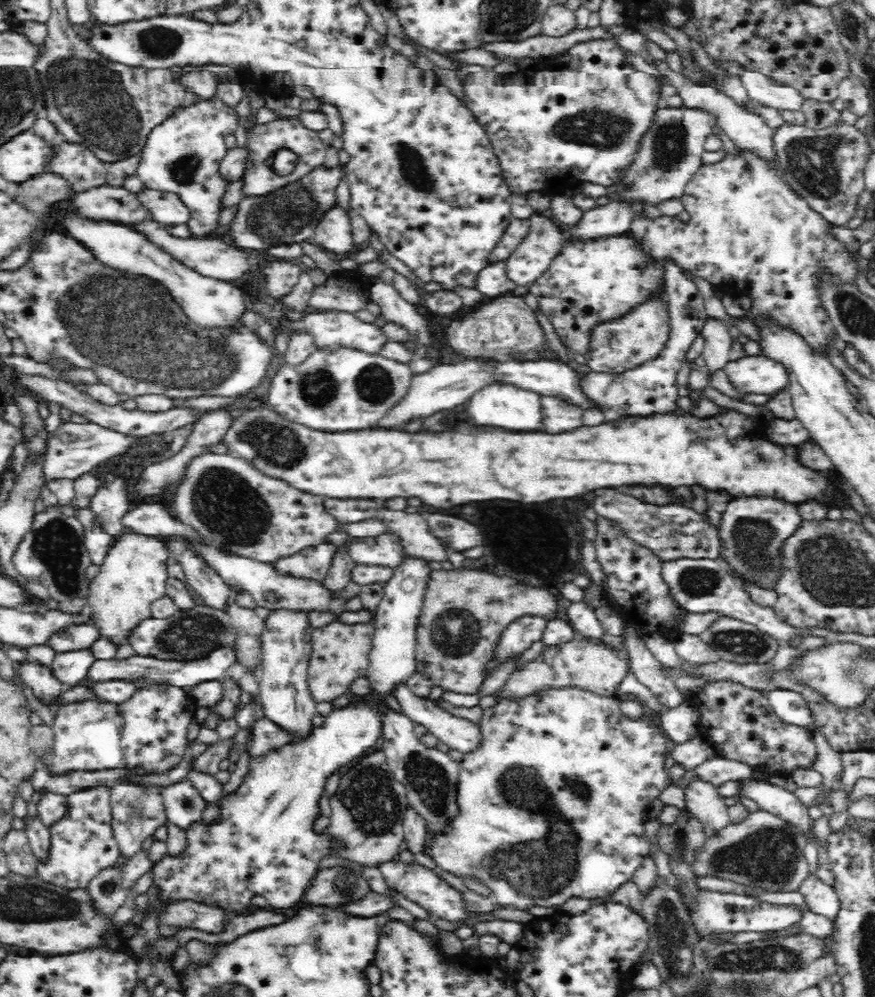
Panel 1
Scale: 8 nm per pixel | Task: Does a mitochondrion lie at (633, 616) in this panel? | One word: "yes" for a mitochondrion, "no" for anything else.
no

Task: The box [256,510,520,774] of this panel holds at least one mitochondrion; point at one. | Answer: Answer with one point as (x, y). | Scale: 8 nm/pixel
(456, 632)

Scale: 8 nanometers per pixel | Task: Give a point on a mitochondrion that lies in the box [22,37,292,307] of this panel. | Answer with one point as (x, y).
(92, 99)

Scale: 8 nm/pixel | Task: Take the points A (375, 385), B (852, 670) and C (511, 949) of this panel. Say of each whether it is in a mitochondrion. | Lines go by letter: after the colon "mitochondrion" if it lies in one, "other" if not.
A: mitochondrion
B: mitochondrion
C: other

